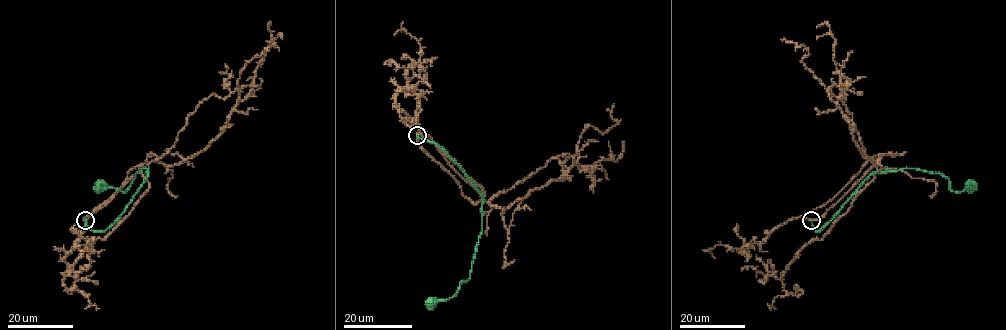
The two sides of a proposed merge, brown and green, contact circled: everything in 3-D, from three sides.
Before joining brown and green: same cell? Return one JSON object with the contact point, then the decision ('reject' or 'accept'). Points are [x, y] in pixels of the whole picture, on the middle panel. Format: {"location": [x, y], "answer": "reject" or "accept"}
{"location": [417, 135], "answer": "reject"}

